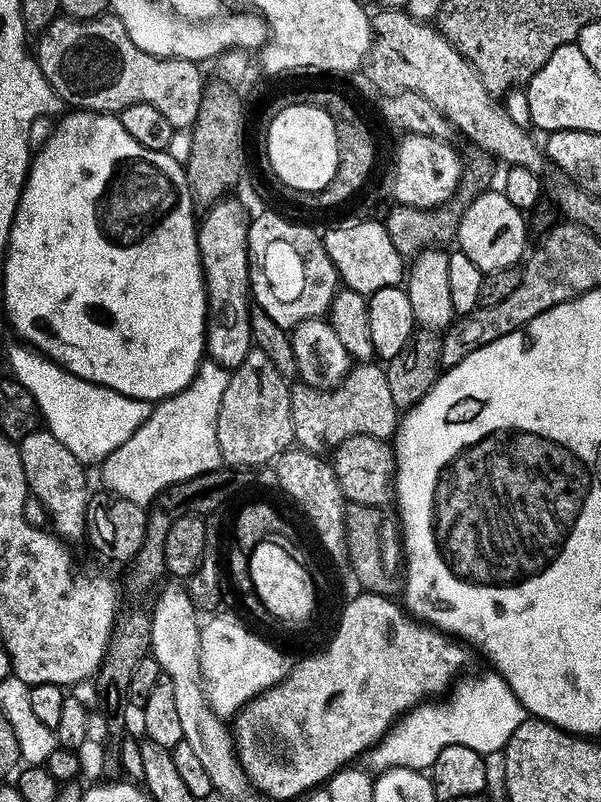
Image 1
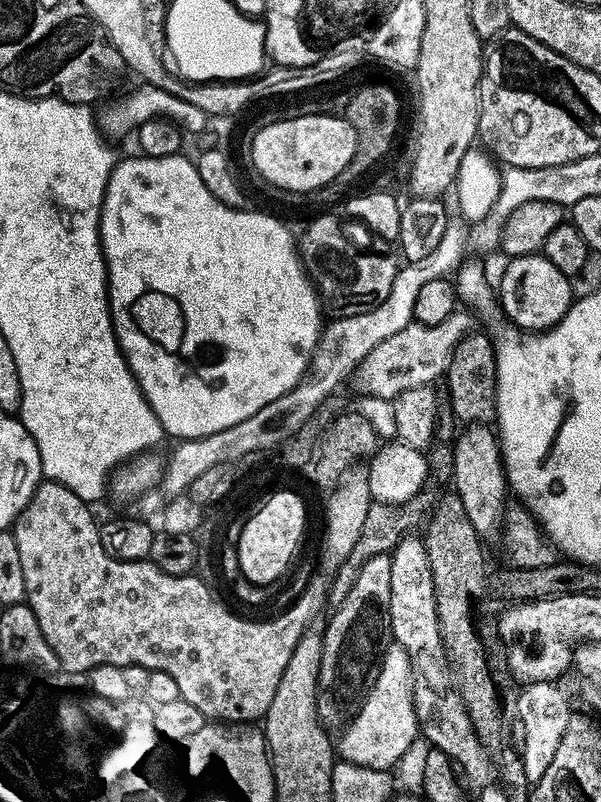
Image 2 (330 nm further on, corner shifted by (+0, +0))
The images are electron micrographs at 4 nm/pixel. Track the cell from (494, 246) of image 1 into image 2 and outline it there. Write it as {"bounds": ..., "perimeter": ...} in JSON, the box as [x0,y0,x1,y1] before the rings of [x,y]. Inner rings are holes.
{"bounds":[498,254,574,334],"perimeter":[[[543,254],[509,259],[507,264],[500,284],[498,280],[498,304],[508,315],[507,323],[521,332],[533,334],[548,332],[558,326],[574,303],[570,277],[557,270]]]}

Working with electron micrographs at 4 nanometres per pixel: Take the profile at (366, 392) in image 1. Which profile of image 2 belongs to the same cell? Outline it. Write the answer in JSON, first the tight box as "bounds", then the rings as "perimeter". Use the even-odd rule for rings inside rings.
{"bounds":[318,555,394,730],"perimeter":[[[391,555],[371,558],[362,566],[358,582],[350,596],[340,608],[335,609],[332,621],[324,635],[324,654],[322,656],[322,670],[320,671],[320,697],[318,698],[318,710],[320,721],[329,730],[343,729],[358,718],[358,714],[364,709],[364,703],[370,698],[374,686],[378,686],[382,666],[386,662],[386,654],[393,646],[392,615],[390,604],[392,602],[392,587],[394,586],[394,570],[392,569]]]}

